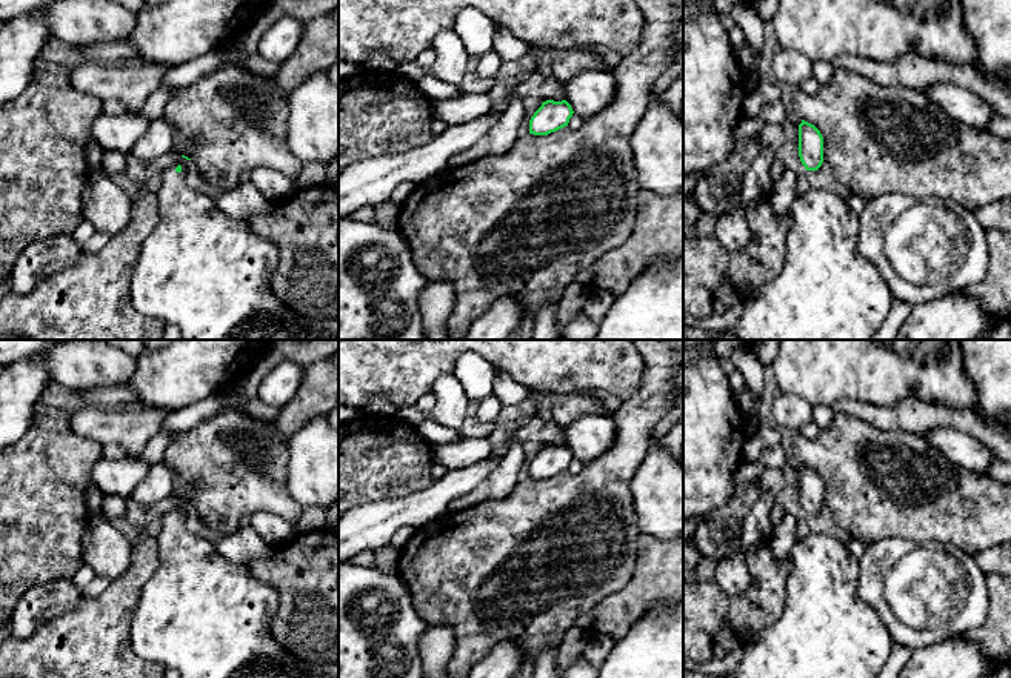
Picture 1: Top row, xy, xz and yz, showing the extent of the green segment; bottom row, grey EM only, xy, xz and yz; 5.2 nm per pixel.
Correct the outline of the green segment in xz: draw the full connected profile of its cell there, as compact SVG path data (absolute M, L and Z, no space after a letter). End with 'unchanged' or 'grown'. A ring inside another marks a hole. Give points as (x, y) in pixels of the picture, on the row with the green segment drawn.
M546 100L531 117L529 134L548 135L551 132L556 132L568 126L572 114L574 111L566 100L562 101Z | unchanged

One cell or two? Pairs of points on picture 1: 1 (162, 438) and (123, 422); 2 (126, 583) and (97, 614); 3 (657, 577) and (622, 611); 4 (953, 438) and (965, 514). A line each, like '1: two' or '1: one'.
1: two
2: one
3: one
4: two

